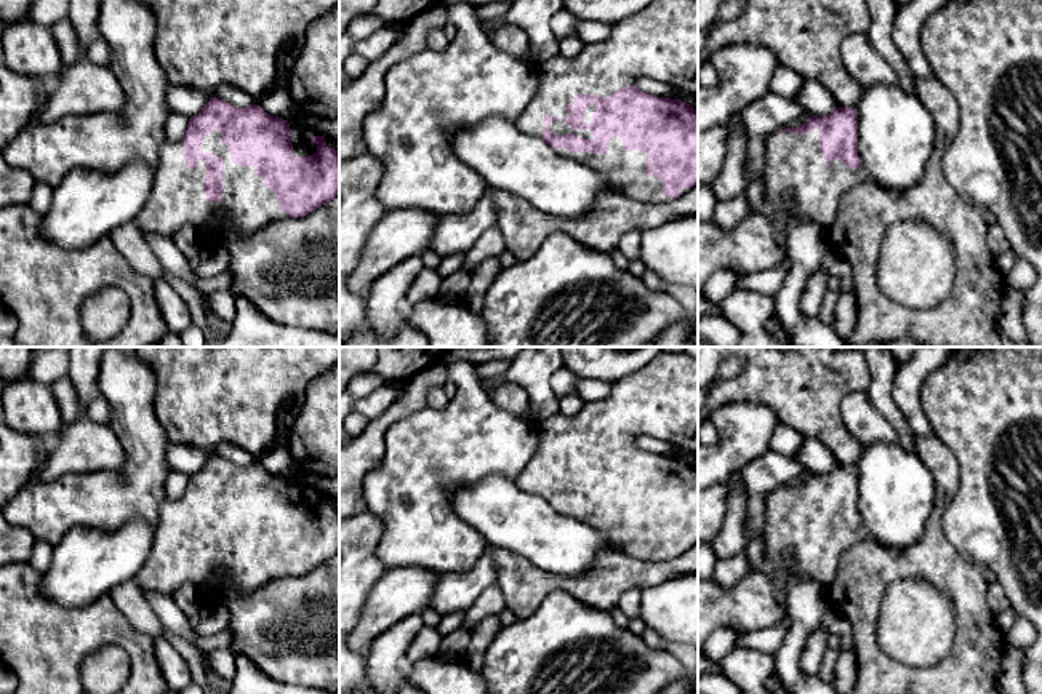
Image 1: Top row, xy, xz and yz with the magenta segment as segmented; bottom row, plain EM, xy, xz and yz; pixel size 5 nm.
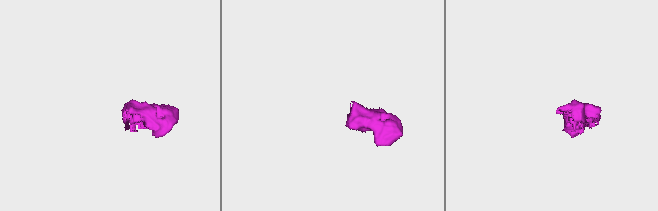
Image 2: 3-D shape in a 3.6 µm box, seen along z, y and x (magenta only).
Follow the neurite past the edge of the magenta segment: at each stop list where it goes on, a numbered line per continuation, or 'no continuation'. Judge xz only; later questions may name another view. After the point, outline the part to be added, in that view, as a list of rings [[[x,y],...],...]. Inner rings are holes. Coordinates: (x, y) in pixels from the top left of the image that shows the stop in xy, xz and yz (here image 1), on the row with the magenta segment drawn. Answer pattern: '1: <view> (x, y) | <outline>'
1: xz (660, 42) | [[[655,0],[634,16],[615,22],[607,40],[584,45],[573,58],[557,56],[539,62],[536,94],[514,123],[519,131],[541,138],[543,118],[552,115],[555,120],[546,128],[554,134],[573,133],[583,139],[595,139],[589,130],[571,130],[565,123],[565,106],[573,104],[576,94],[610,98],[639,78],[664,82],[683,94],[698,96],[698,0]]]

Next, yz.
1: yz (796, 178) | [[[818,128],[804,134],[773,133],[763,187],[775,213],[751,208],[731,227],[698,221],[698,293],[719,270],[749,275],[779,267],[788,254],[788,213],[829,227],[842,195],[864,181],[861,166],[852,168],[842,160],[826,162]]]

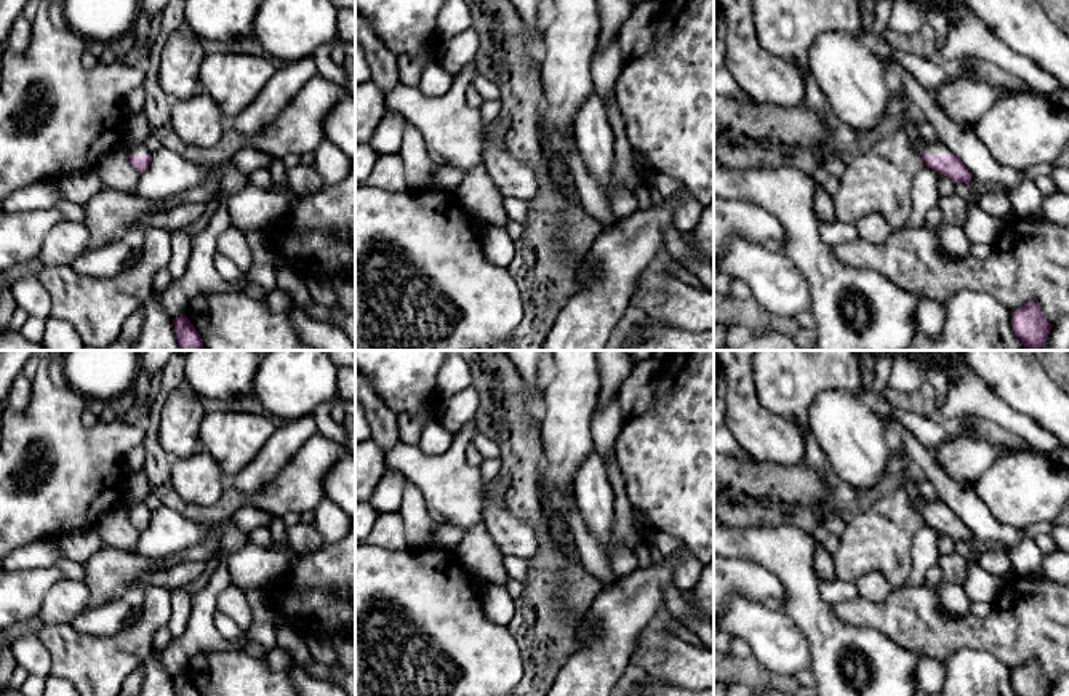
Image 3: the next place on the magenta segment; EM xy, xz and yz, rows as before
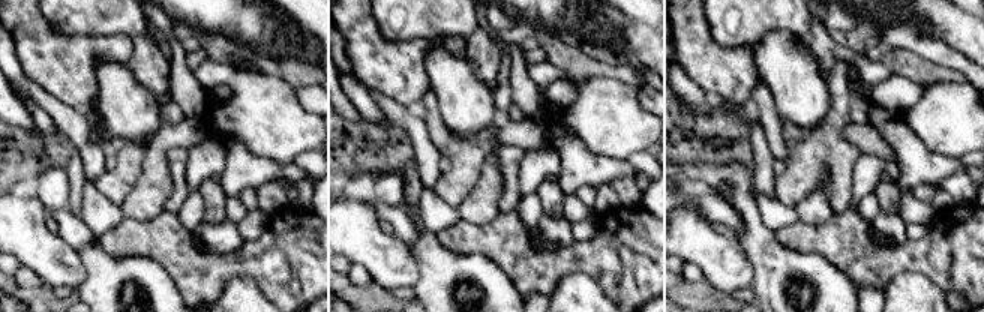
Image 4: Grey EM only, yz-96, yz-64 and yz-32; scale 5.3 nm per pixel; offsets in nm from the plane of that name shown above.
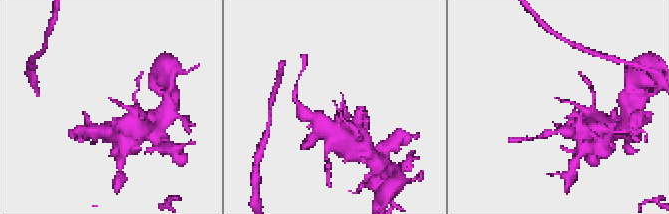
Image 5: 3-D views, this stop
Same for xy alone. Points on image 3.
1: xy (138, 148) | [[[125,139],[122,146],[125,147],[128,155],[150,155],[149,149],[144,146],[142,141],[128,142]]]

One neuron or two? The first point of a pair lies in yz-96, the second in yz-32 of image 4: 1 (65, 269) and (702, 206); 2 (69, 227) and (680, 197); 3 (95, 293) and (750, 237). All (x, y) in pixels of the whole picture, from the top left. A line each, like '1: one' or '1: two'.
1: two
2: one
3: one

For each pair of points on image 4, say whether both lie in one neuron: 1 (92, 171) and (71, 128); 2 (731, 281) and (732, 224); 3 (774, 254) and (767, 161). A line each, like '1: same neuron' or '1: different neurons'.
1: same neuron
2: different neurons
3: different neurons

